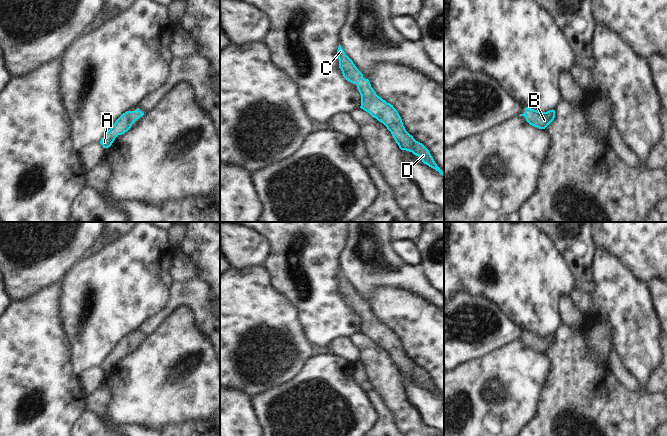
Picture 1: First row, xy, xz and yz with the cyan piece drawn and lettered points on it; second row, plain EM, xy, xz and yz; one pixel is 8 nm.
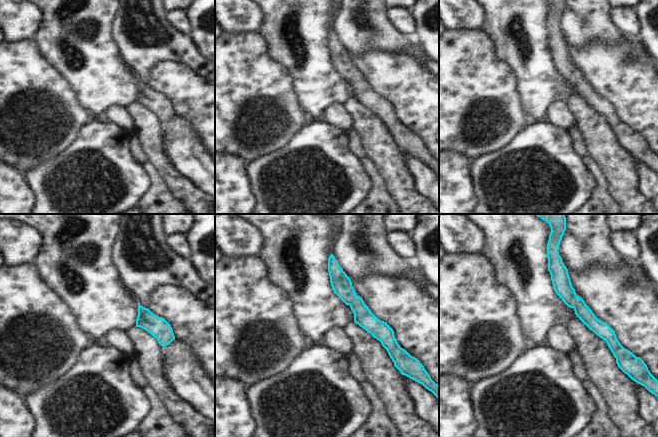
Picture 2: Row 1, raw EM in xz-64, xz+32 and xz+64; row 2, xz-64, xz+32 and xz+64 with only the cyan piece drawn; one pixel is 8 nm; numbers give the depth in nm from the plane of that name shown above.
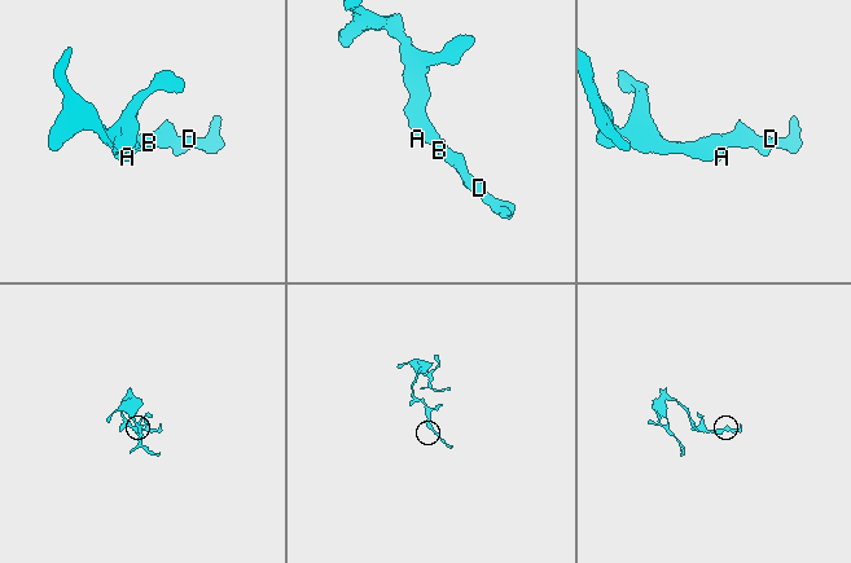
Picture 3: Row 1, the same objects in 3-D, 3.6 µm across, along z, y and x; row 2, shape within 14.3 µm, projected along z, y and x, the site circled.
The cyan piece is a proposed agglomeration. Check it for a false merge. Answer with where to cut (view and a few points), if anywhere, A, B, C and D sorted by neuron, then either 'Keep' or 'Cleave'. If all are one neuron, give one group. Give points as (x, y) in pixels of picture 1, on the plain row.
No split. Groups: A B C D. Keep.

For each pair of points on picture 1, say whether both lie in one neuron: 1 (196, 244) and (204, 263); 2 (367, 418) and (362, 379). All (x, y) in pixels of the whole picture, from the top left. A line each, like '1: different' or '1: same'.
1: same
2: different

